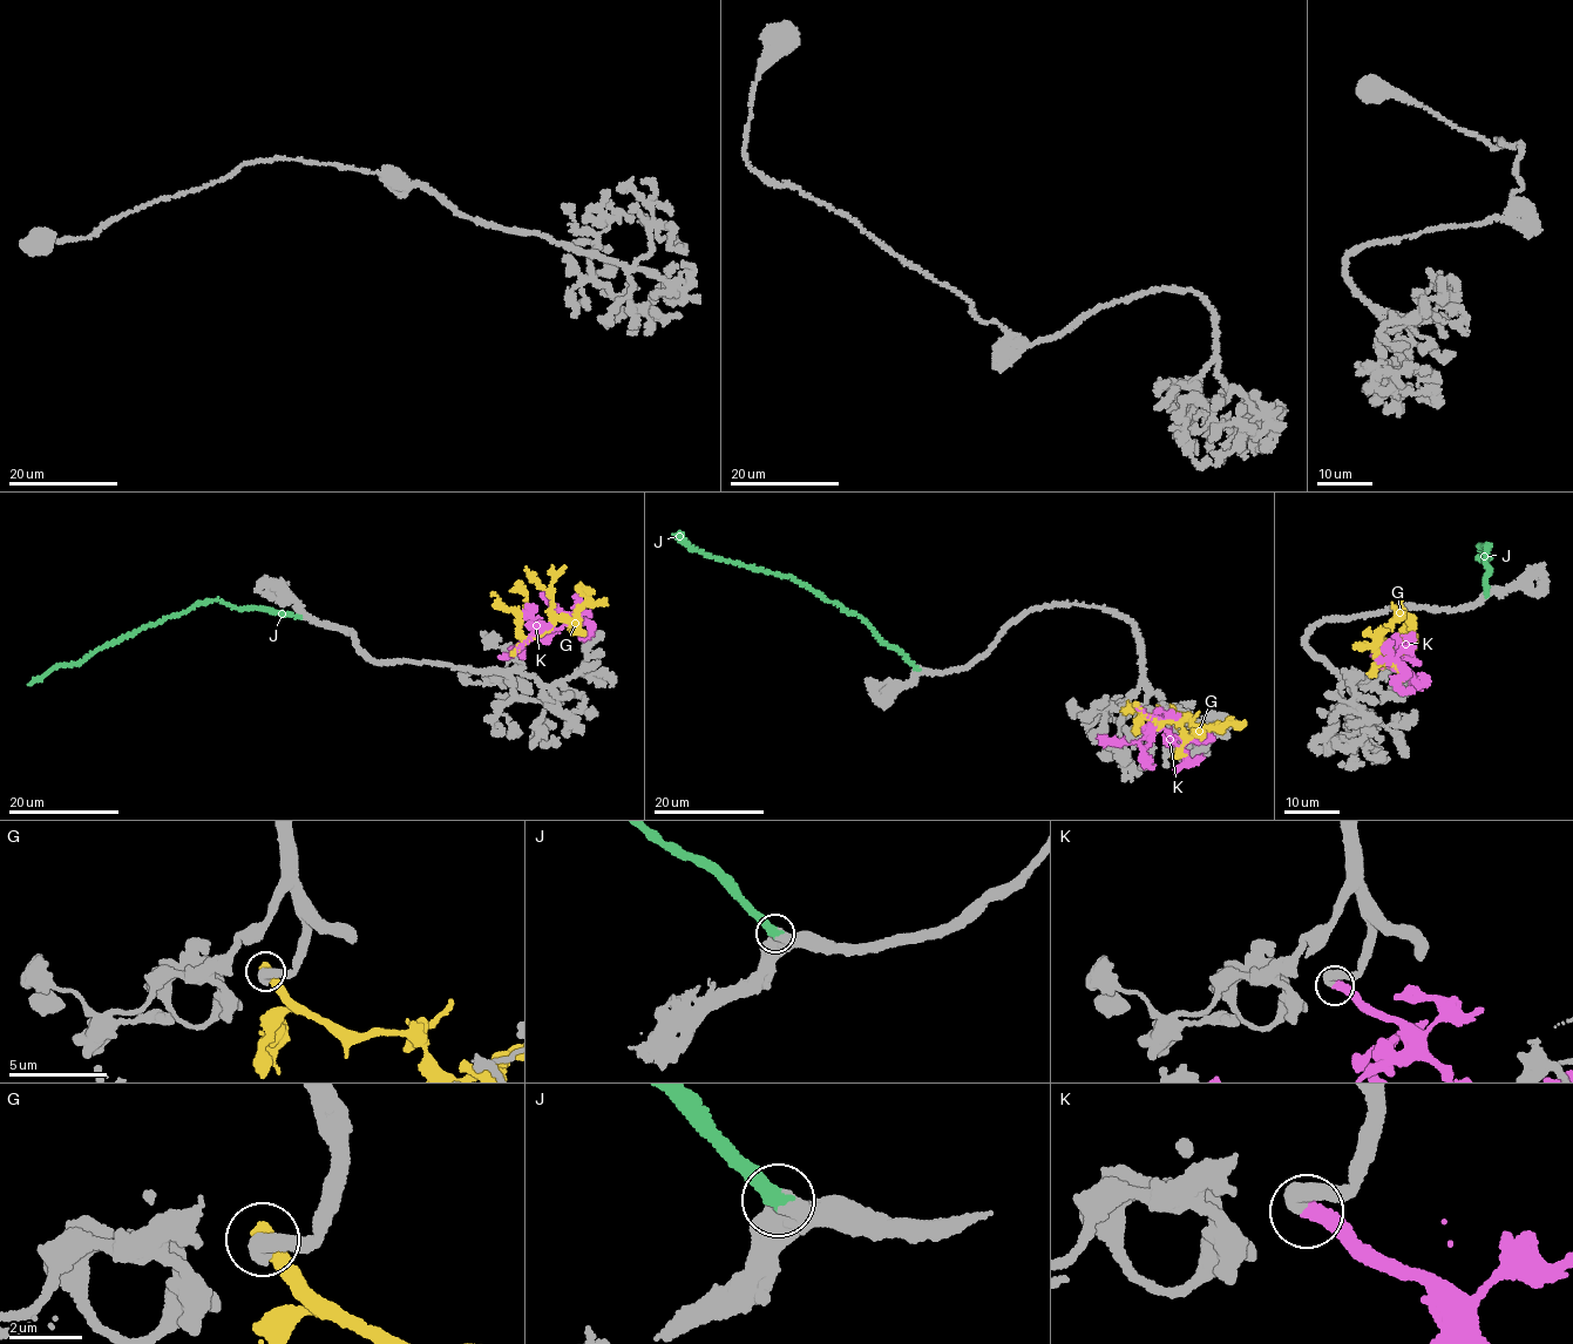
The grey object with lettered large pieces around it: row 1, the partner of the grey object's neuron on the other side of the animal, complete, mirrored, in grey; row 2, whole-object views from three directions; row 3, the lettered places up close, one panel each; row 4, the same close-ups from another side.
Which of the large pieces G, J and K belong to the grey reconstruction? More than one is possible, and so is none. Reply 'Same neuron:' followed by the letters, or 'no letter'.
Same neuron: J, K

